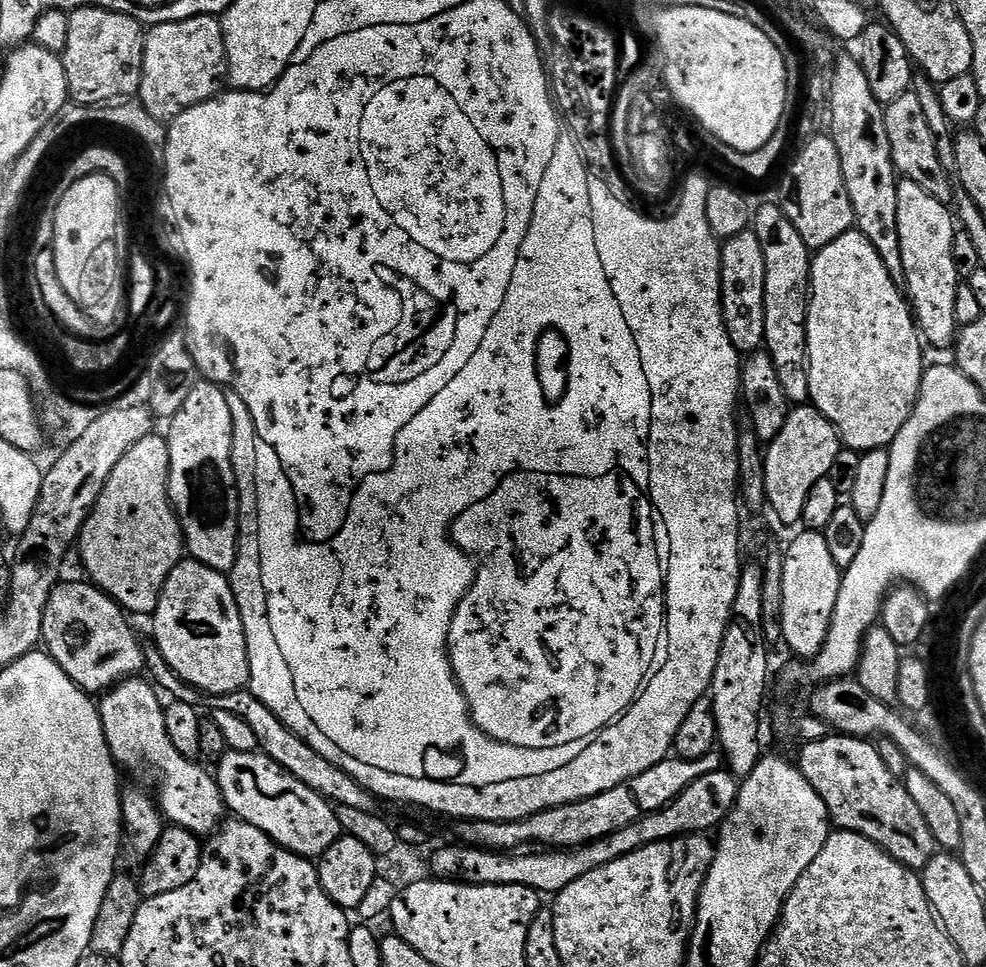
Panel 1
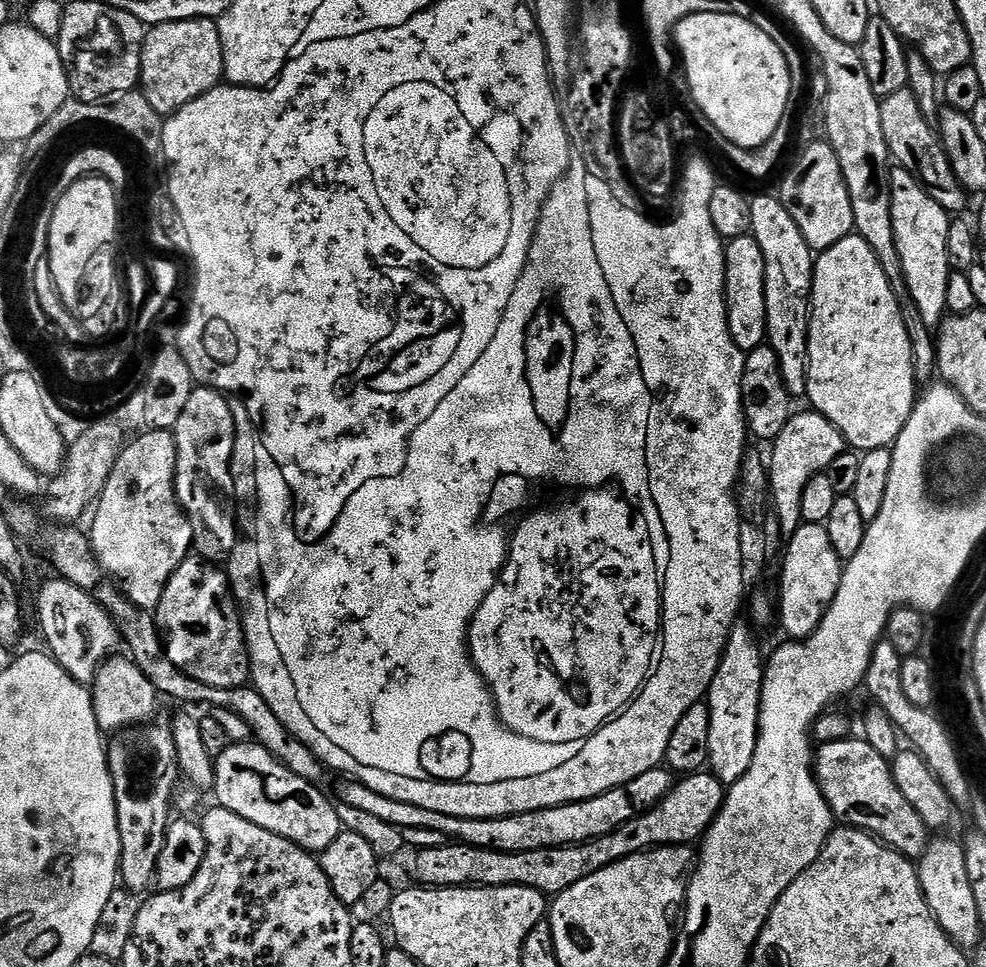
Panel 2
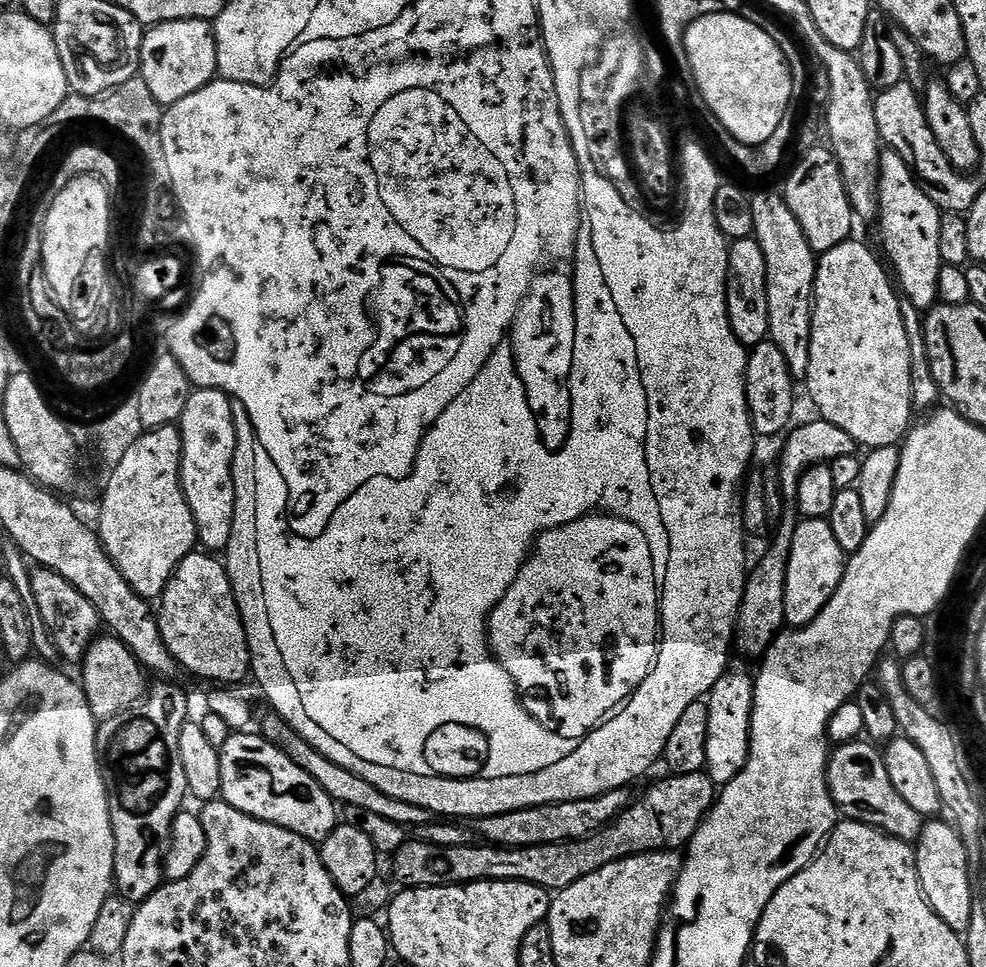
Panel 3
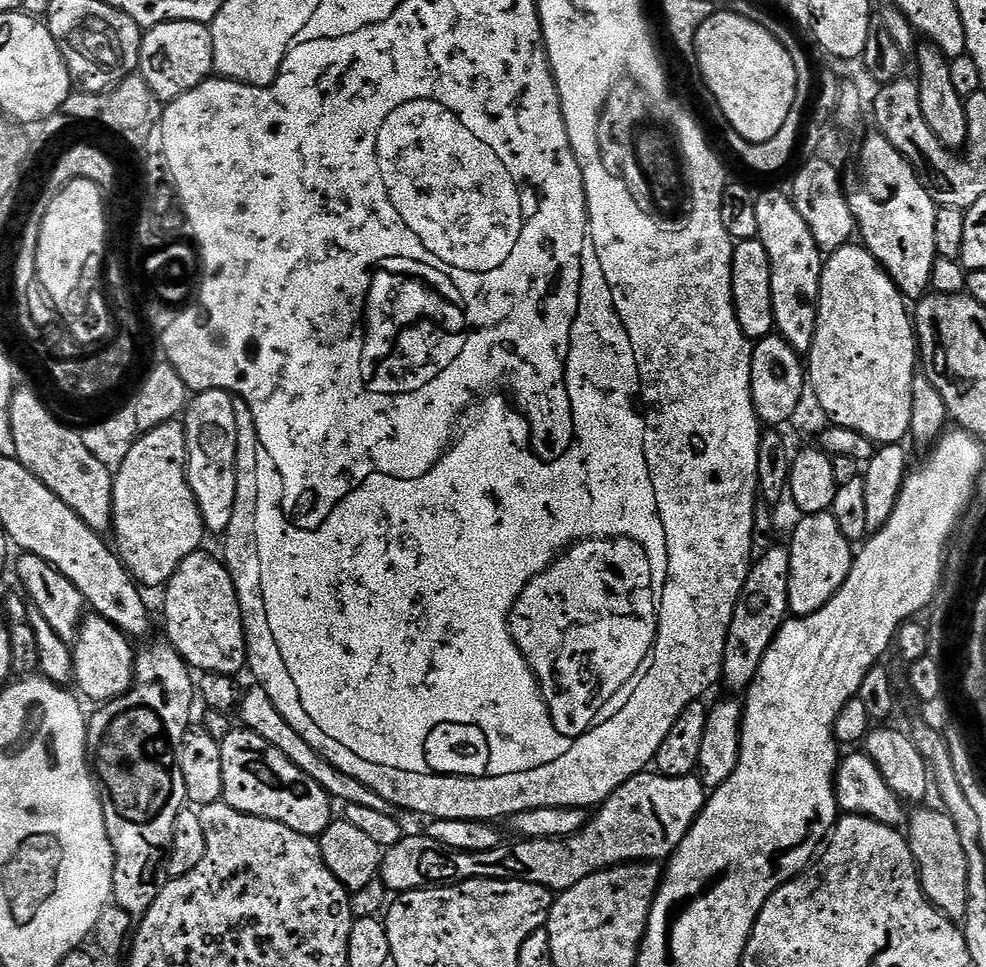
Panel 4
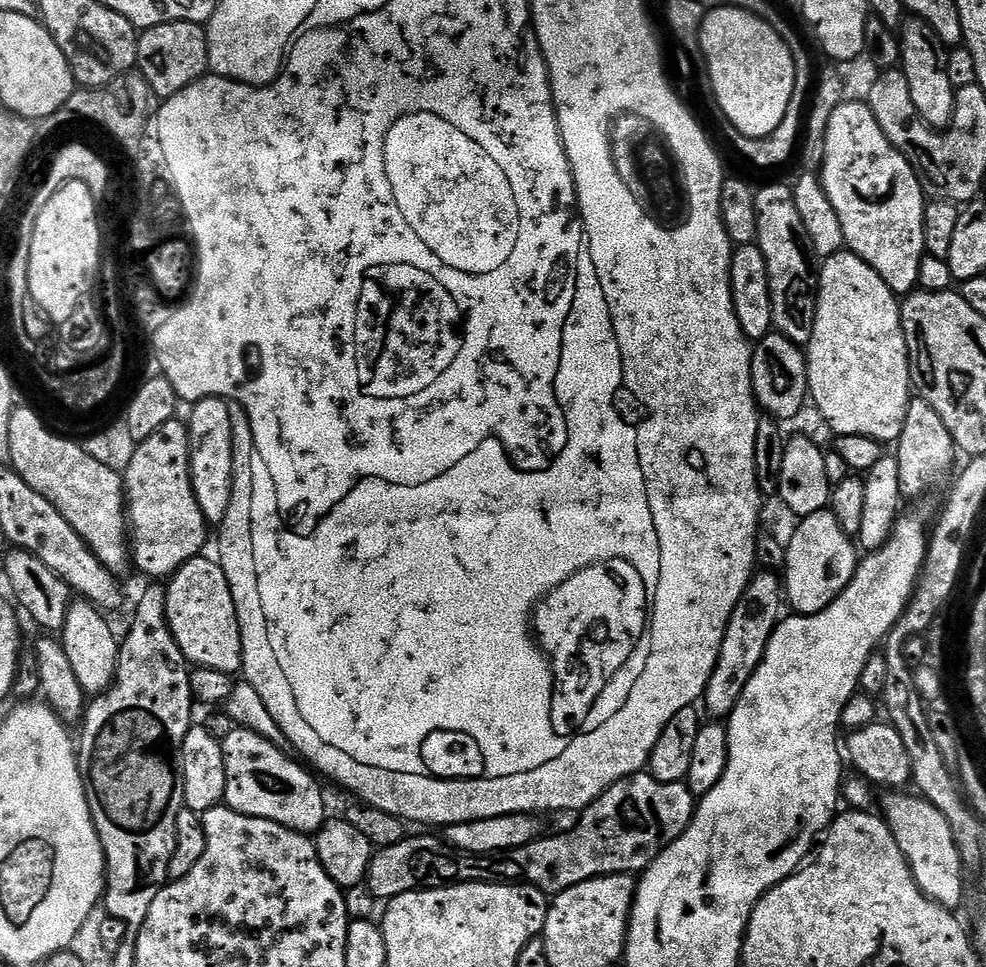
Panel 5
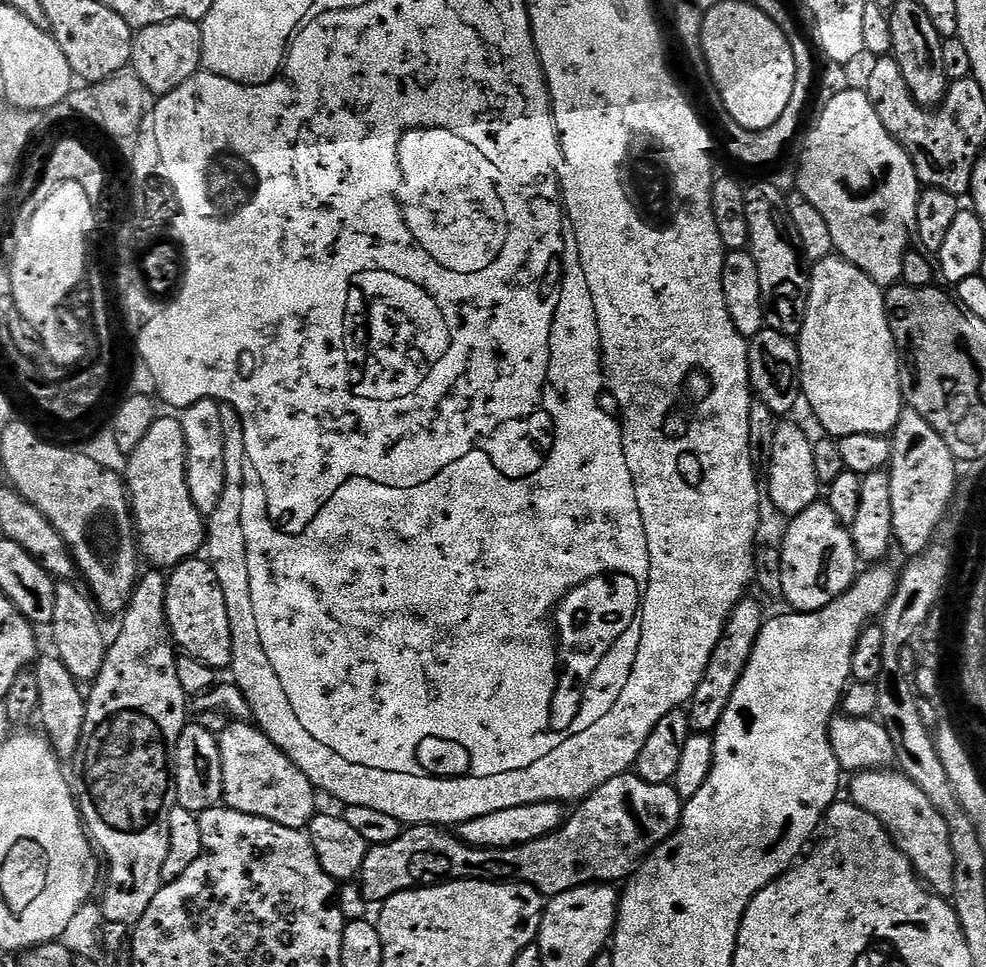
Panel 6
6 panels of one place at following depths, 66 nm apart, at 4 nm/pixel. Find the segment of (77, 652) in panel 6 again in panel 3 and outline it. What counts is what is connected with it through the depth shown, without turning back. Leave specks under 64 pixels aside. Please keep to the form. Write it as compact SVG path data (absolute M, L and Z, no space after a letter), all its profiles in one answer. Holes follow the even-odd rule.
M101 635L89 647L88 655L82 661L83 668L82 687L97 721L109 720L120 712L127 712L129 708L137 707L146 695L145 669L140 667L131 650L114 635Z

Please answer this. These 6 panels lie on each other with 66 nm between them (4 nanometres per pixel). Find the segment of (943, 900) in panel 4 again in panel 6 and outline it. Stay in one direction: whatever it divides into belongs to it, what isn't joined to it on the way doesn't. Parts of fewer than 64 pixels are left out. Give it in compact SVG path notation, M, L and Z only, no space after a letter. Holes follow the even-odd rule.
M881 770L879 772L861 772L853 775L852 780L852 796L851 803L856 804L862 810L869 812L874 818L878 818L878 822L888 831L888 835L892 837L892 841L896 843L896 848L902 853L912 867L916 870L916 875L933 893L939 894L945 898L951 897L952 887L954 886L954 851L951 850L951 834L947 830L947 824L943 820L942 814L930 802L930 798L926 796L918 788L916 783L903 772L899 770Z

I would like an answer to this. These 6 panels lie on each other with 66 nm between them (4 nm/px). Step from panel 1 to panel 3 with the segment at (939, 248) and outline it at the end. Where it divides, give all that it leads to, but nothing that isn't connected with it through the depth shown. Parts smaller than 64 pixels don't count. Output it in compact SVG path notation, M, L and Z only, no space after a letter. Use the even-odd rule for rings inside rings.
M895 154L885 155L880 161L878 203L880 205L878 227L880 226L882 246L894 268L893 275L896 274L895 279L898 284L900 282L899 287L910 302L921 310L931 309L938 300L938 274L944 264L939 249L941 209L937 208L936 203L920 189L916 177L906 166L906 162L902 162L902 158Z

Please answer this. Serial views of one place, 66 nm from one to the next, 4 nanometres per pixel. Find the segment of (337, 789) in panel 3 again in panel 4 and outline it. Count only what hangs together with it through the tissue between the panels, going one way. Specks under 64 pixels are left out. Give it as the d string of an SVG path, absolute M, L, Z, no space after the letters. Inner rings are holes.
M252 686L249 692L247 689L241 695L238 715L240 715L241 722L244 723L241 725L247 731L258 734L258 738L266 738L266 742L270 742L270 746L274 746L274 750L286 754L286 758L290 758L290 762L294 762L294 766L298 766L298 770L302 770L302 774L314 778L314 782L318 782L318 786L322 786L322 790L328 793L333 801L341 800L340 804L344 806L357 804L382 812L389 811L389 804L378 794L374 794L359 775L342 774L342 770L335 768L326 757L321 756L318 750L314 750L314 746L310 746L310 742L306 742L302 738L302 734L298 734L298 730L294 730L294 726L290 726L290 722L286 722L286 718L282 718L278 706L274 706L270 694L266 694L264 688Z

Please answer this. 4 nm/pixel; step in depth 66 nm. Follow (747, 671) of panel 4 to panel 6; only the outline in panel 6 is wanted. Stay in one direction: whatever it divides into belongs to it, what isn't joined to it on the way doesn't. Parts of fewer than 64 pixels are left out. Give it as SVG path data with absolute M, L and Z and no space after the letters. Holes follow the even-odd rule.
M750 596L741 600L740 604L732 611L724 636L715 648L715 652L711 656L710 666L707 667L707 672L690 701L692 724L697 731L704 734L715 731L718 722L721 721L722 715L725 713L726 706L729 705L730 698L733 697L734 690L737 689L742 674L745 673L750 654L753 653L765 619L766 613Z

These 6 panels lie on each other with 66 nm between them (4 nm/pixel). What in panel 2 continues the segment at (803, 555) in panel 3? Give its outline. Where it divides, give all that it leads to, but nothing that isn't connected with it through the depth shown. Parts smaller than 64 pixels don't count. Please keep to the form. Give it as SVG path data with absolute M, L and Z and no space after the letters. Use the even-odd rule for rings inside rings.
M801 523L799 530L787 537L783 564L778 591L778 624L792 635L789 637L793 641L803 642L818 630L828 606L838 594L842 561L834 546L830 546L830 534L824 524Z

